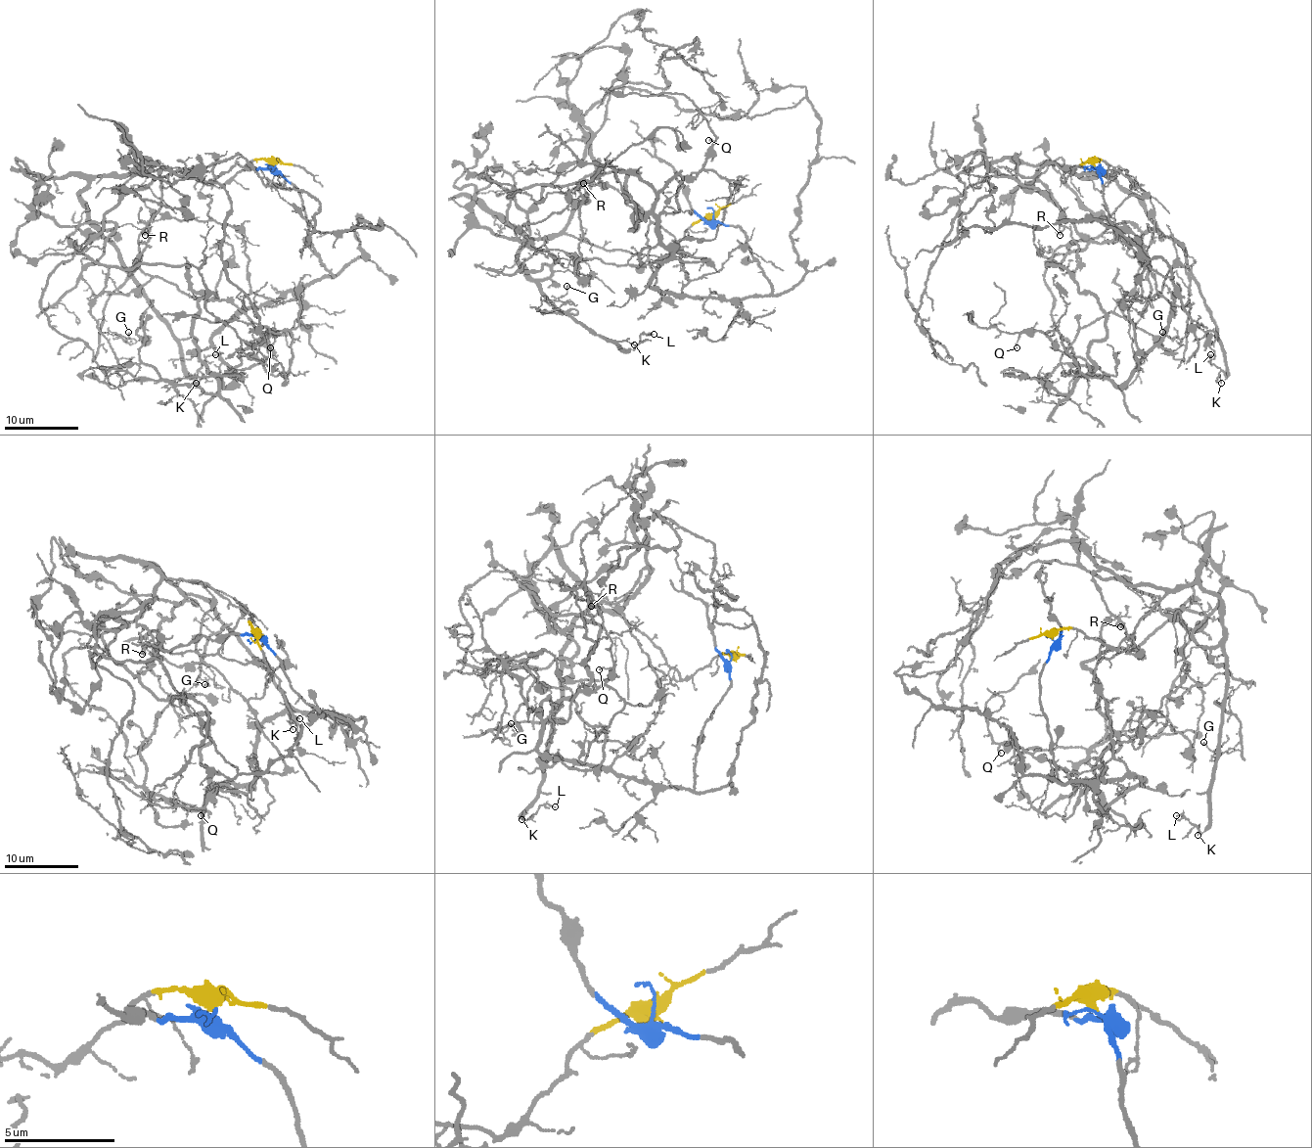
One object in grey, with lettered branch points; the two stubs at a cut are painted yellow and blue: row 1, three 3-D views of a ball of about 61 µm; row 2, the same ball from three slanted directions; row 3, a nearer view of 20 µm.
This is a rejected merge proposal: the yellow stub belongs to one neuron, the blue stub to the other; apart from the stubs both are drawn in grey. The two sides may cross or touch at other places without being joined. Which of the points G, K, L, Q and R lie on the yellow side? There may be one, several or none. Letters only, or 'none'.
G, K, L, R

